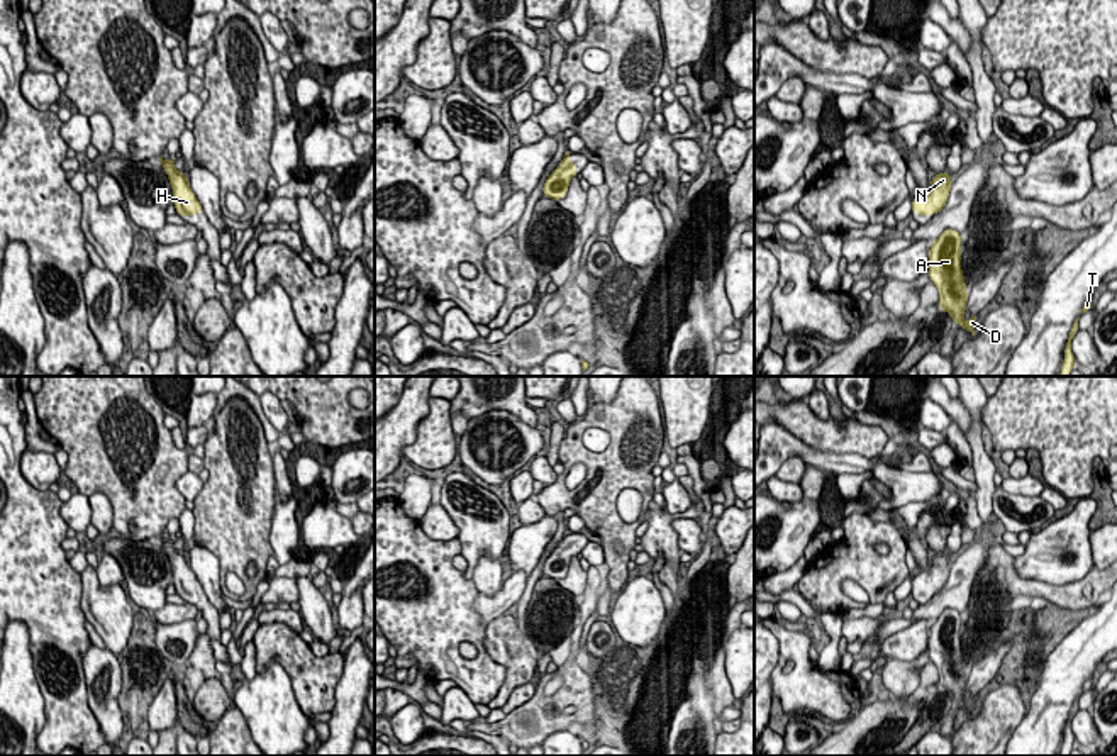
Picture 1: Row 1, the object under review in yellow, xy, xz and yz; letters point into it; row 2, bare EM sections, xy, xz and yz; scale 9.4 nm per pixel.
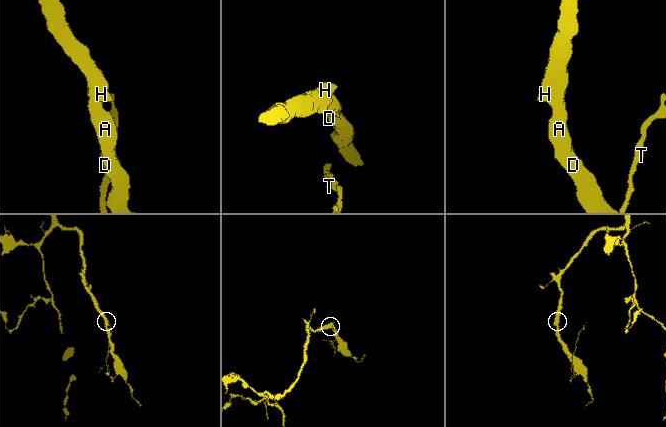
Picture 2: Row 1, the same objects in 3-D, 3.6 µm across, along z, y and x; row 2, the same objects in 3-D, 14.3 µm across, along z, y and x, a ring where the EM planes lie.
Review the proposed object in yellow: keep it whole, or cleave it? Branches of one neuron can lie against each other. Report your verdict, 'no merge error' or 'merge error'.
no merge error

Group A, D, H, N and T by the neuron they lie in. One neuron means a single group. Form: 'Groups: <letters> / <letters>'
Groups: A D H N T

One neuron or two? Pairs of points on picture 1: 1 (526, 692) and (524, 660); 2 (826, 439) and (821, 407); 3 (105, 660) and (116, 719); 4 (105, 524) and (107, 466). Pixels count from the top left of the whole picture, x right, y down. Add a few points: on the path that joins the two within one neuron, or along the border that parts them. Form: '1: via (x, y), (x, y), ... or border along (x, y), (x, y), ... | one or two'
1: border along (533, 680), (519, 685), (500, 707) | two
2: border along (805, 400), (821, 419), (829, 417) | two
3: via (112, 673), (111, 704) | one
4: border along (92, 492), (100, 492), (109, 500), (114, 526) | two

